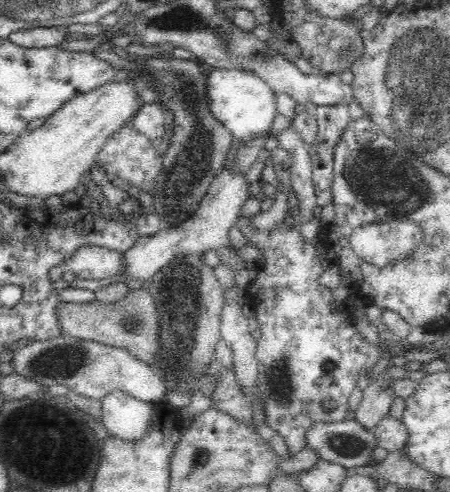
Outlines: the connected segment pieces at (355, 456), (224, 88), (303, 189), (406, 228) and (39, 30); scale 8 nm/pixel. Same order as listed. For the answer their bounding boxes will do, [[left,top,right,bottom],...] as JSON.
[[304,418,376,469],[207,68,278,171],[275,121,317,222],[350,219,423,267],[6,27,68,48]]

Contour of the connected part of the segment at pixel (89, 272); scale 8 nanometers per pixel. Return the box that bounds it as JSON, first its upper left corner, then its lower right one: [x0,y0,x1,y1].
[63,246,124,279]

